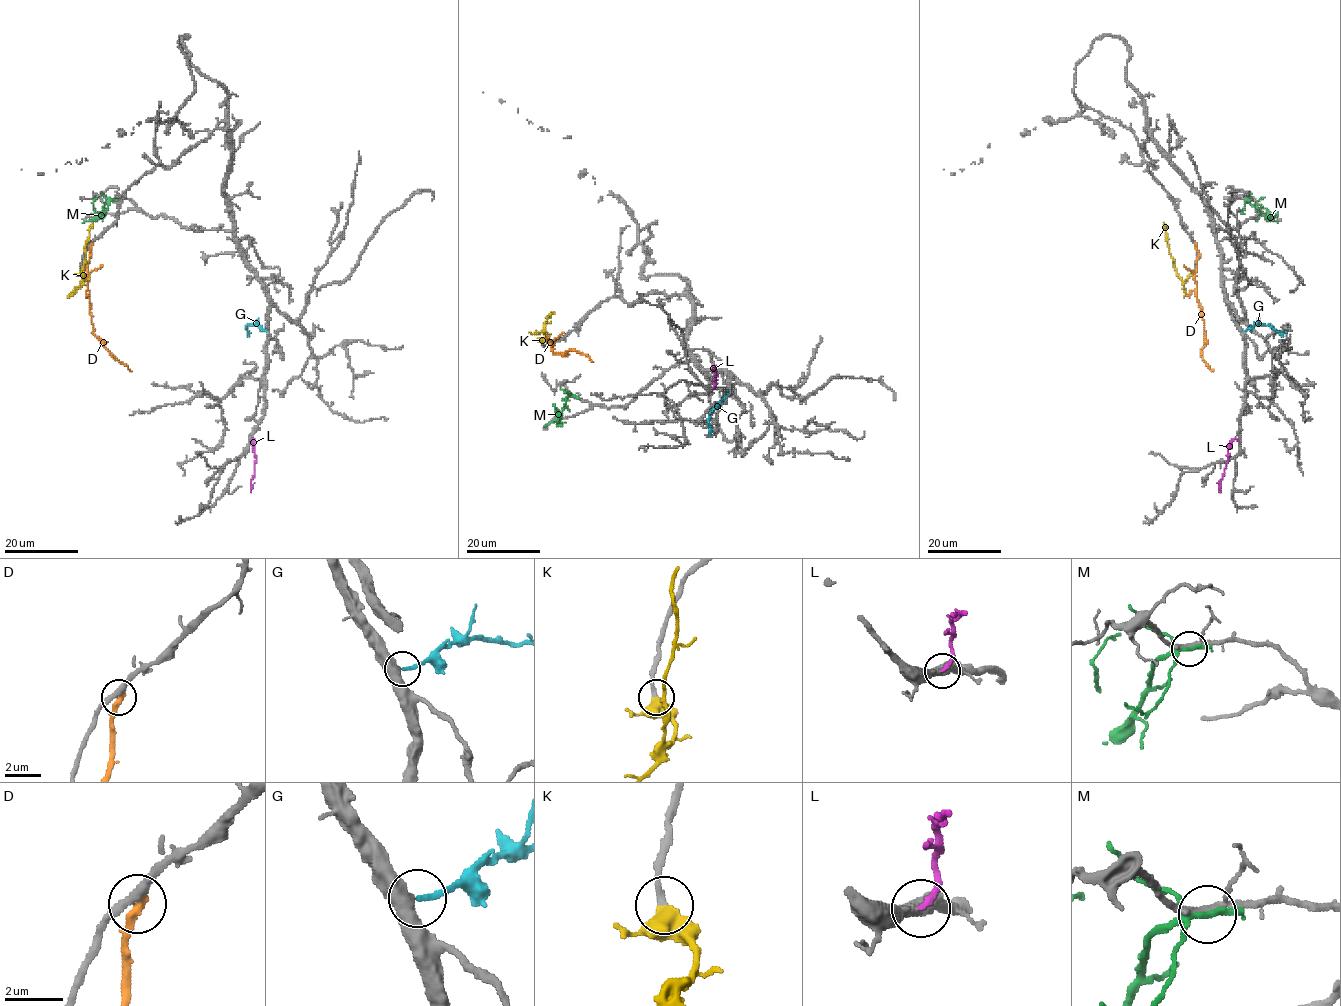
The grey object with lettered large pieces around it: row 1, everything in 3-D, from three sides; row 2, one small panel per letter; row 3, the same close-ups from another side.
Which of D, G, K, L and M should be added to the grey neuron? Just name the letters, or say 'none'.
G, K, L

